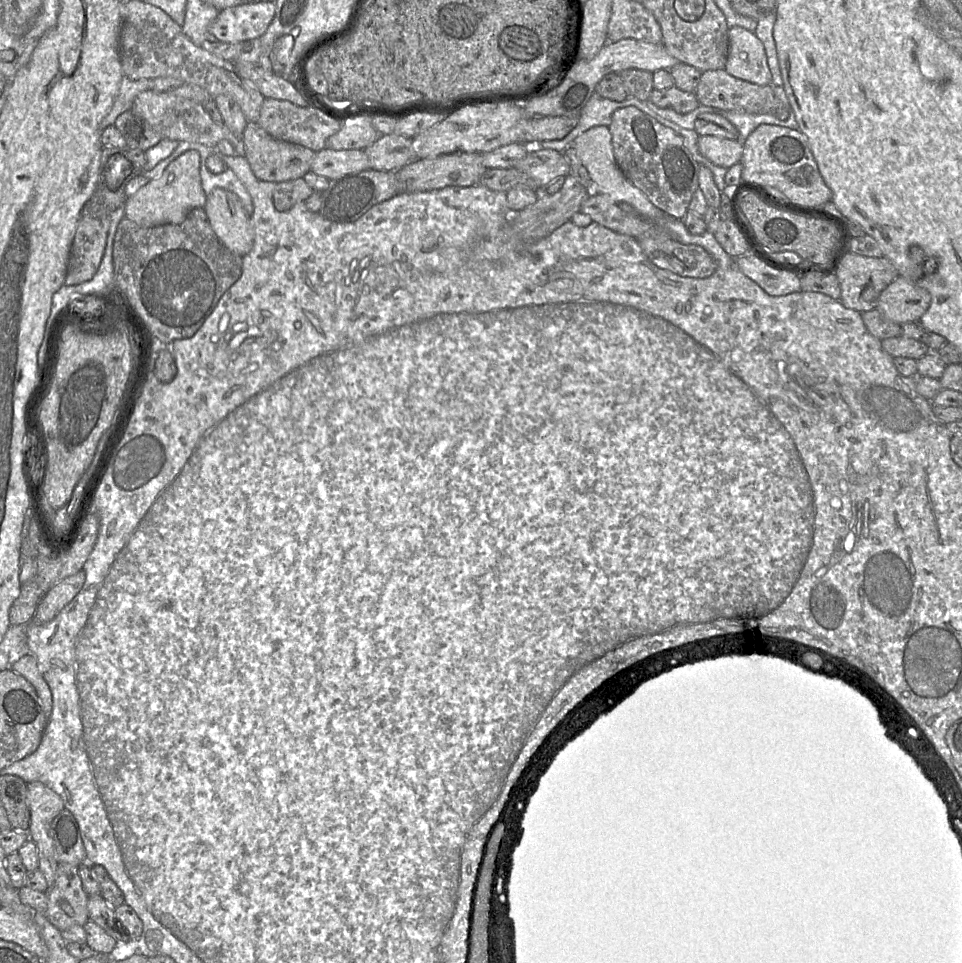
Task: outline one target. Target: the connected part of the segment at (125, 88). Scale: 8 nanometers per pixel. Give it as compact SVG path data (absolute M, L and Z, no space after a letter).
M123 75L113 106L101 122L102 130L114 125L117 117L131 110L135 98L144 91L153 89L153 79L133 80Z

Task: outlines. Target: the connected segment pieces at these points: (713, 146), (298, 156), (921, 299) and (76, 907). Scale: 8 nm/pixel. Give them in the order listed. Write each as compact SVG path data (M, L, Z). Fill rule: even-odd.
M705 135L699 136L698 145L701 154L717 166L728 169L741 161L743 143L737 139Z
M257 122L247 123L242 141L253 173L258 179L267 182L280 183L303 178L310 171L316 153L307 147L272 137Z
M899 275L881 292L876 309L903 325L919 322L930 303L931 294L926 289Z
M58 863L55 881L45 894L48 898L45 917L60 932L75 925L84 927L90 920L89 896L82 887L78 867Z

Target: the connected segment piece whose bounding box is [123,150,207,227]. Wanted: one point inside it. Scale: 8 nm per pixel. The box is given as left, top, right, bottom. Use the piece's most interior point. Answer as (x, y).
(167, 199)

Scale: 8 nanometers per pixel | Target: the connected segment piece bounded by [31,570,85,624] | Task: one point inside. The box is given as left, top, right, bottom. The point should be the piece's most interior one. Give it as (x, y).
(61, 594)

